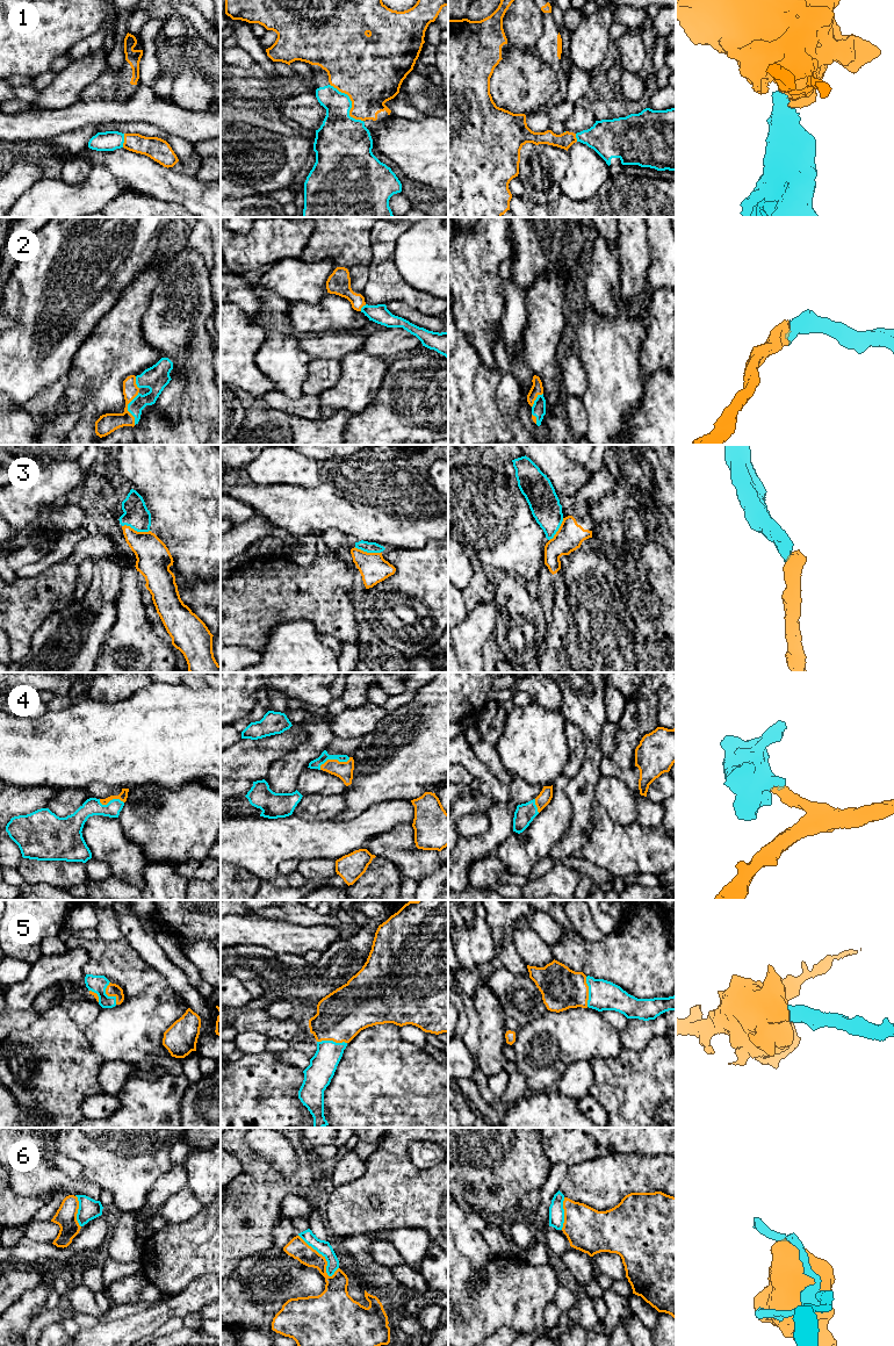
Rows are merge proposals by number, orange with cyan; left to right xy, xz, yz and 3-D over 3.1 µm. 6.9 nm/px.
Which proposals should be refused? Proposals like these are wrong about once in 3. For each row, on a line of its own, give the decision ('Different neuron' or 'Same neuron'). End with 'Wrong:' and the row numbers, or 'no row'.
1: Same neuron
2: Same neuron
3: Different neuron
4: Same neuron
5: Same neuron
6: Different neuron
Wrong: 3, 6

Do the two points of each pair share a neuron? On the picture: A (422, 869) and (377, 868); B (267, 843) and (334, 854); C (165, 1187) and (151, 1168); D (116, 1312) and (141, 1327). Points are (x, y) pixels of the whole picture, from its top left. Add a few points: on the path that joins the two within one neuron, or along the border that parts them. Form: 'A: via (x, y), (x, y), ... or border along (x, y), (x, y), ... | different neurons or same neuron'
A: border along (376, 855), (388, 858), (403, 875) | different neurons
B: via (285, 840), (322, 840) | same neuron
C: border along (171, 1165), (151, 1187), (145, 1202) | different neurons
D: border along (149, 1307), (120, 1318), (99, 1322) | different neurons

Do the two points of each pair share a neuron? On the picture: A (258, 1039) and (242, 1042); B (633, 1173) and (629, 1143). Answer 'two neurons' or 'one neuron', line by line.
A: one neuron
B: two neurons

